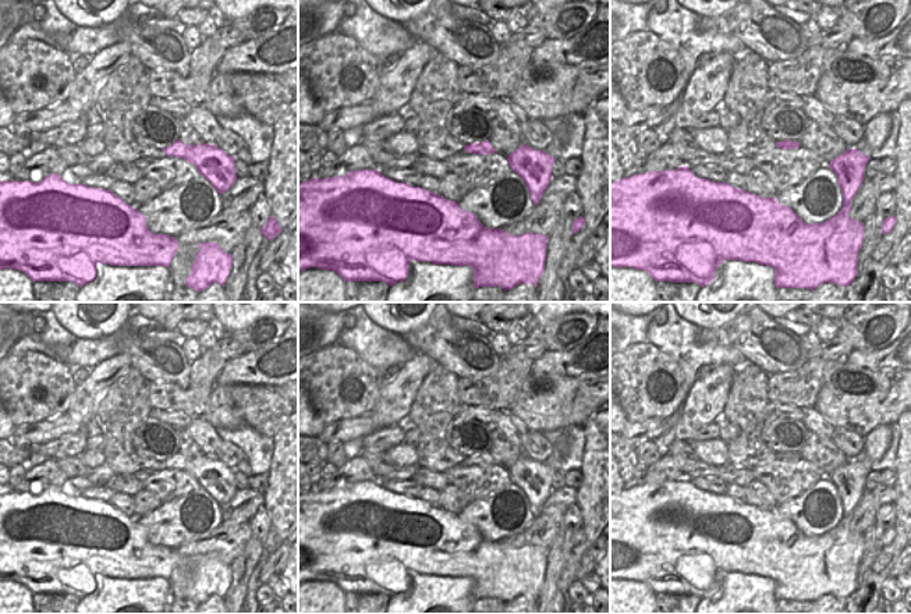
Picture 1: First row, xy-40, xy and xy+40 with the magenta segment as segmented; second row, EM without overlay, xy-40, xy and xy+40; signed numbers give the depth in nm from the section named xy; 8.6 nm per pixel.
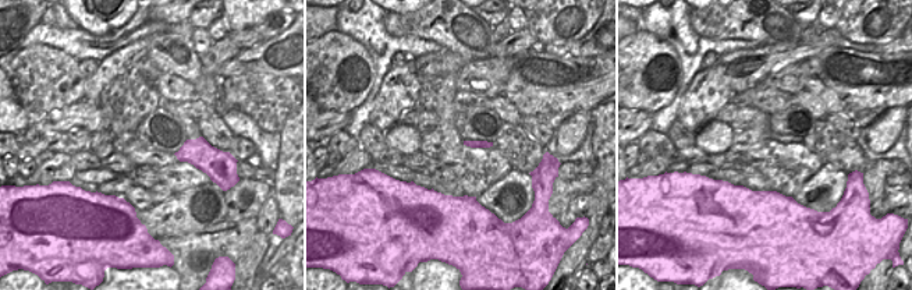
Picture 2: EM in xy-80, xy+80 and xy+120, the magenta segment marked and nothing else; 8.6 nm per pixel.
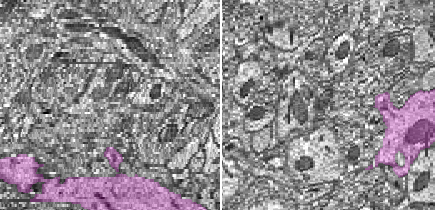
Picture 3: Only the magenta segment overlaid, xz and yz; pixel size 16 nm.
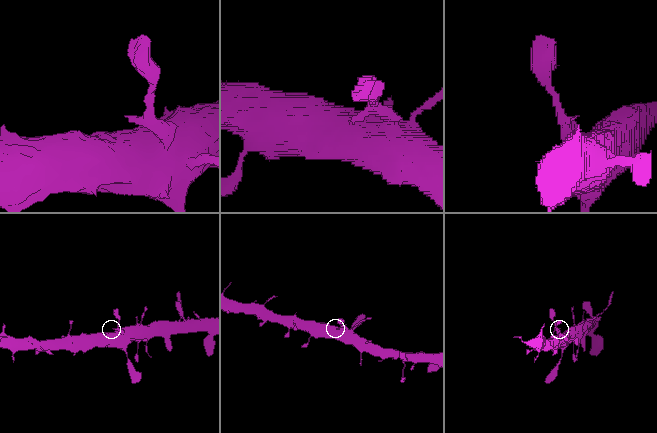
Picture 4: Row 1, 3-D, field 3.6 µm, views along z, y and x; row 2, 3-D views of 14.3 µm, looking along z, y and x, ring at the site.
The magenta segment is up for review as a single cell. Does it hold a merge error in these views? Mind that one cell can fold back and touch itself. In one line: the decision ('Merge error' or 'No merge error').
No merge error

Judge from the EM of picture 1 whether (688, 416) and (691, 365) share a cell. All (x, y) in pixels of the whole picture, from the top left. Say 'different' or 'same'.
different

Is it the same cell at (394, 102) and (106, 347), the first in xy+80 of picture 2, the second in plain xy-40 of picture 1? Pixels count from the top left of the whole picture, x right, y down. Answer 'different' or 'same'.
different

